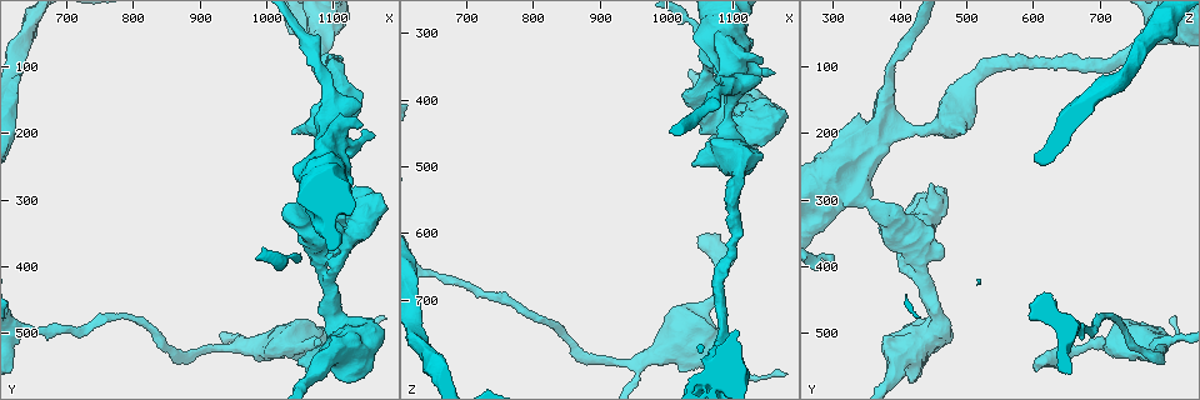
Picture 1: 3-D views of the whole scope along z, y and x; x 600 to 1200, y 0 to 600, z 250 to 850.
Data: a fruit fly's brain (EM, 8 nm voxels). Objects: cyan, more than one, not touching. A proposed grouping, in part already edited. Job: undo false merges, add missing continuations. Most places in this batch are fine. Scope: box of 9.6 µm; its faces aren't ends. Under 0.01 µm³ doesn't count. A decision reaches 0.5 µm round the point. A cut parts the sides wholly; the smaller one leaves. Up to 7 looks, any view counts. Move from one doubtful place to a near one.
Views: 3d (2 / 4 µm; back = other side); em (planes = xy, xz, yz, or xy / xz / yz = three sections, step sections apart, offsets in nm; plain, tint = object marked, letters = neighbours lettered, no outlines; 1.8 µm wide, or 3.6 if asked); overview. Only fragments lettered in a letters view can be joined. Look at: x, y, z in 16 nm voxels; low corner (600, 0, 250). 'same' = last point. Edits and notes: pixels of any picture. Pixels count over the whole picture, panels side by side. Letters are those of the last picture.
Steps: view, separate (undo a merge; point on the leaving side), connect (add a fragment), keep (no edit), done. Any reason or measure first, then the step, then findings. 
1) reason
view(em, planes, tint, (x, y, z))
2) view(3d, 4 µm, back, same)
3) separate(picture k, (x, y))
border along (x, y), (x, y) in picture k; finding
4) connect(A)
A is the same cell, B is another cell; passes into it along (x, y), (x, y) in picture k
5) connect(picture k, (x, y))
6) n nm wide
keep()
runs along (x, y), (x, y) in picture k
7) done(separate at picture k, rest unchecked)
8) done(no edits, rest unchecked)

free end
view(em, planes, letters, (1060, 555, 610))

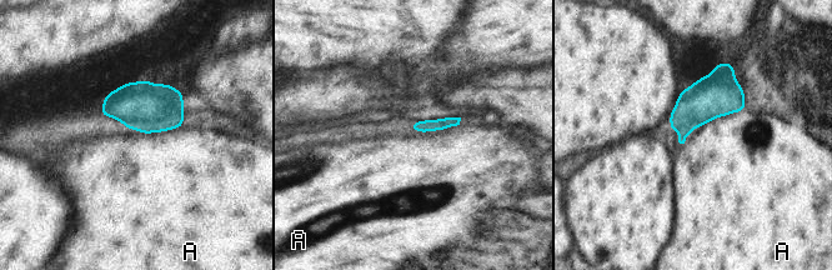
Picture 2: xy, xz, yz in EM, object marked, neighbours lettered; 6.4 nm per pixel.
keep()
A is another cell; no lettered fragment goes on from it

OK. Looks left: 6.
view(em, yz, step 4, tint, (1045, 395, 300))

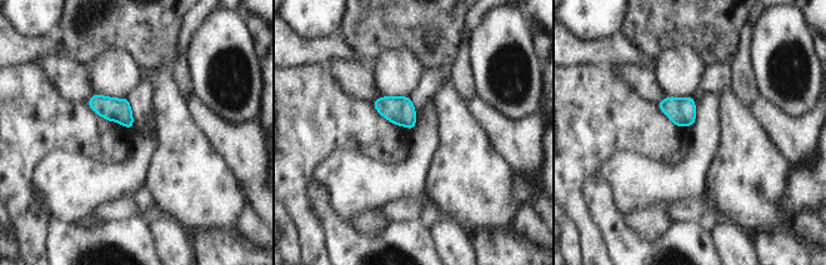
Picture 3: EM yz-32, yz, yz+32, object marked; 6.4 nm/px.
cut it another way
view(em, planes, letters, same)

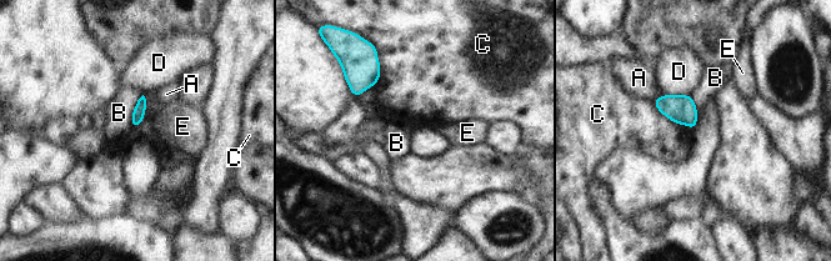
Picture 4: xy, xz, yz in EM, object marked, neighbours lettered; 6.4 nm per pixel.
keep()
A, B, C, D and E are other cells; border along (143, 95), (135, 104), (129, 125) in picture 4; none of them fits

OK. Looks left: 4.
thick end
view(em, yz, step 8, tint, (1140, 190, 350))

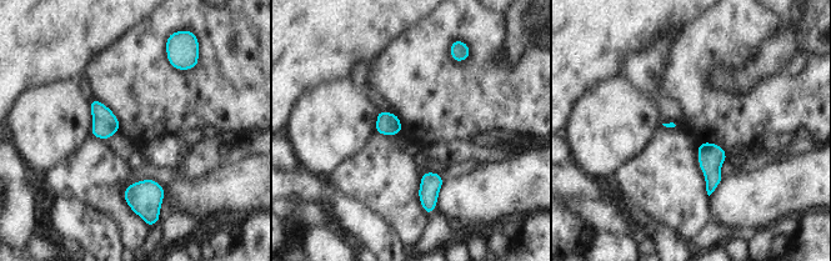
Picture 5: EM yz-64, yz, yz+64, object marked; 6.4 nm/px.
another direction
view(em, planes, letters, same)

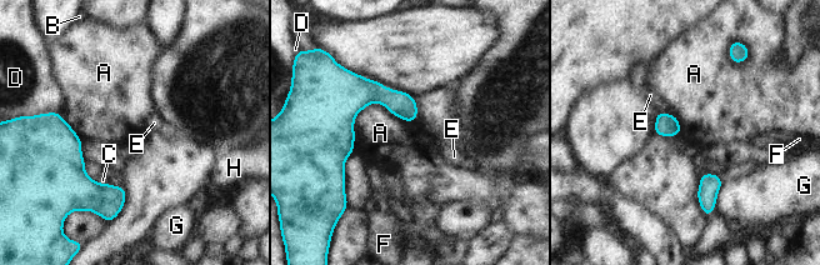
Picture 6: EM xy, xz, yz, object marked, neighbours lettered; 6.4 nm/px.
keep()
A, B, C, D, E, F, G and H are other cells; border along (370, 105), (355, 116), (354, 135) in picture 6; no lettered fragment goes on from it

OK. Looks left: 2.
done(no edits, rest unchecked)

